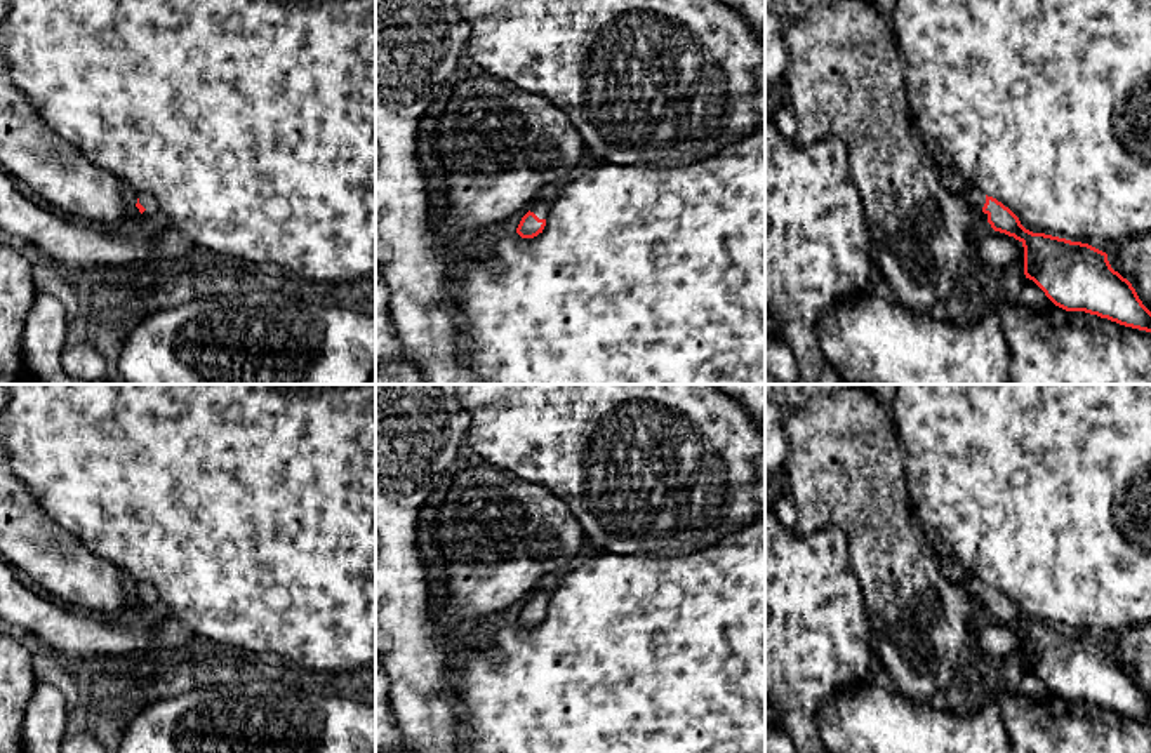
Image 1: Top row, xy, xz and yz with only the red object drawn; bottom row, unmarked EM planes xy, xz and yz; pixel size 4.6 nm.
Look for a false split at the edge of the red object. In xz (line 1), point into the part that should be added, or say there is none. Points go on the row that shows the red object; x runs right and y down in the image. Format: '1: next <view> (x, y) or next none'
1: next xz (538, 207)

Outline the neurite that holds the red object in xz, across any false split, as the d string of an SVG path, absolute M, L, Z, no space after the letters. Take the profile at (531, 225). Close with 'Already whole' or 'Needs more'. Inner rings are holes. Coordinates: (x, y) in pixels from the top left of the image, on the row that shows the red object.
M534 200L529 205L529 212L522 217L522 221L516 228L516 233L522 238L537 237L539 233L542 233L542 230L546 226L548 212L549 212L549 207L544 202Z. Needs more

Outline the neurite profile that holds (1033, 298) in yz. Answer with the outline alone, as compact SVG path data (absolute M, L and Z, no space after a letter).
M1026 278L1021 296L1014 301L1005 301L1005 304L1022 306L1028 310L1048 310L1050 306L1054 306L1045 292L1029 278Z

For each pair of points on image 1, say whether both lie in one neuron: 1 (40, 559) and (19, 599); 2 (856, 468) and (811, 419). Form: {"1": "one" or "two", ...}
{"1": "two", "2": "one"}

